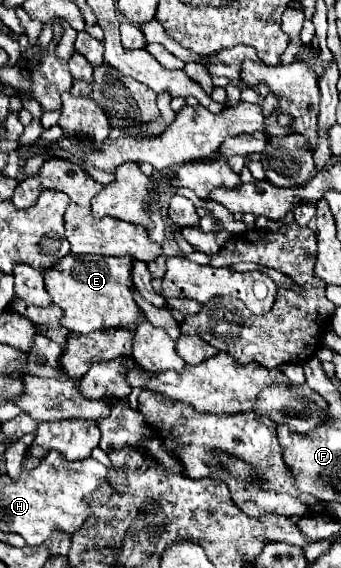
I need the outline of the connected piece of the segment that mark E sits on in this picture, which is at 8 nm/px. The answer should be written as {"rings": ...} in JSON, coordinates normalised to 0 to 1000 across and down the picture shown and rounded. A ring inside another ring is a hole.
{"rings":[[[191,449],[161,463],[126,488],[132,509],[150,519],[150,530],[173,537],[191,551],[179,572],[208,586],[273,586],[320,583],[337,576],[396,579],[419,548],[390,523],[390,491],[384,491],[384,452],[290,452],[290,449]]]}

